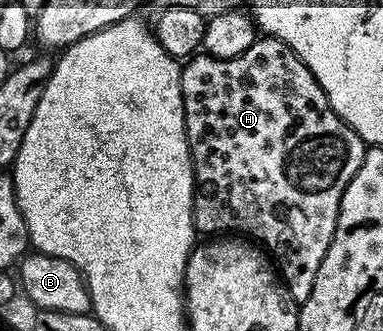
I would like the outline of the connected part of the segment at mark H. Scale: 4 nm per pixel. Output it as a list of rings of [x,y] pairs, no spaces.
[[[267,36],[257,37],[256,42],[250,44],[246,52],[242,52],[242,56],[234,56],[230,60],[211,58],[203,52],[197,54],[197,58],[190,59],[188,63],[185,61],[180,71],[184,127],[188,137],[188,150],[192,154],[192,220],[201,235],[220,236],[225,232],[235,232],[267,247],[271,257],[278,263],[278,273],[284,279],[290,296],[296,303],[302,303],[310,296],[310,291],[314,288],[314,276],[318,276],[318,268],[322,268],[322,260],[330,248],[330,240],[334,240],[340,201],[350,180],[364,162],[366,143],[360,139],[358,132],[354,132],[354,128],[346,125],[332,111],[326,92],[320,87],[318,80],[314,80],[310,68],[306,68],[301,58],[282,40]]]

